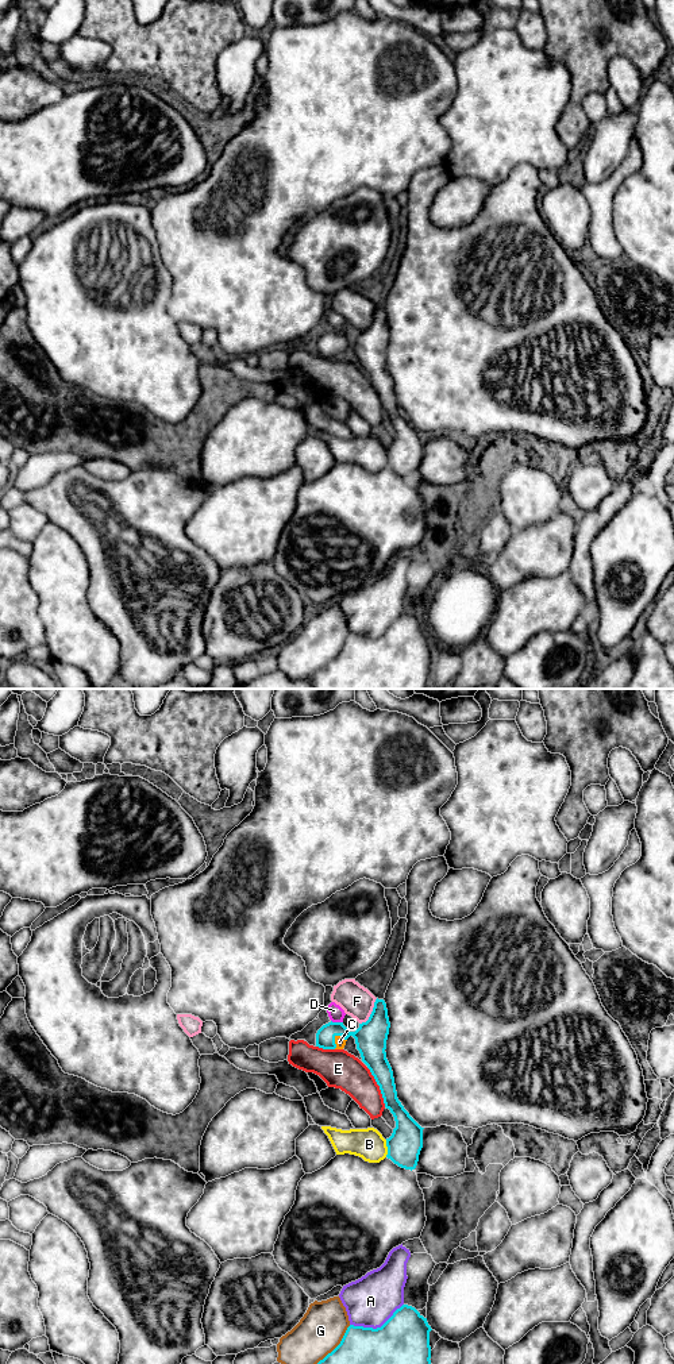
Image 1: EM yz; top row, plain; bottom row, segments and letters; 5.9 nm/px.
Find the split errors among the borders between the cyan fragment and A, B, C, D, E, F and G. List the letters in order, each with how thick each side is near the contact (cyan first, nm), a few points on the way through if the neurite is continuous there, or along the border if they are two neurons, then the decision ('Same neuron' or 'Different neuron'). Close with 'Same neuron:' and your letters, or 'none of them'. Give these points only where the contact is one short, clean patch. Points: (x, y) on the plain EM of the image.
A: Thickness 500 nm (cyan) against 300 nm. Different neuron
B: Thickness 200 nm (cyan) against 190 nm. Different neuron
C: Thickness 190 nm (cyan) against 60 nm. Path across: yz (370, 346), (334, 346), (339, 350). Same neuron
D: Thickness 190 nm (cyan) against 90 nm. Different neuron
E: Thickness 160 nm (cyan) against 220 nm. Different neuron
F: Thickness 190 nm (cyan) against 190 nm. Different neuron
G: Thickness 500 nm (cyan) against 280 nm. Different neuron
Same neuron: C

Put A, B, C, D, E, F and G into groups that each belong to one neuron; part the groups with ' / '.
A / B / C / D / E / F / G

